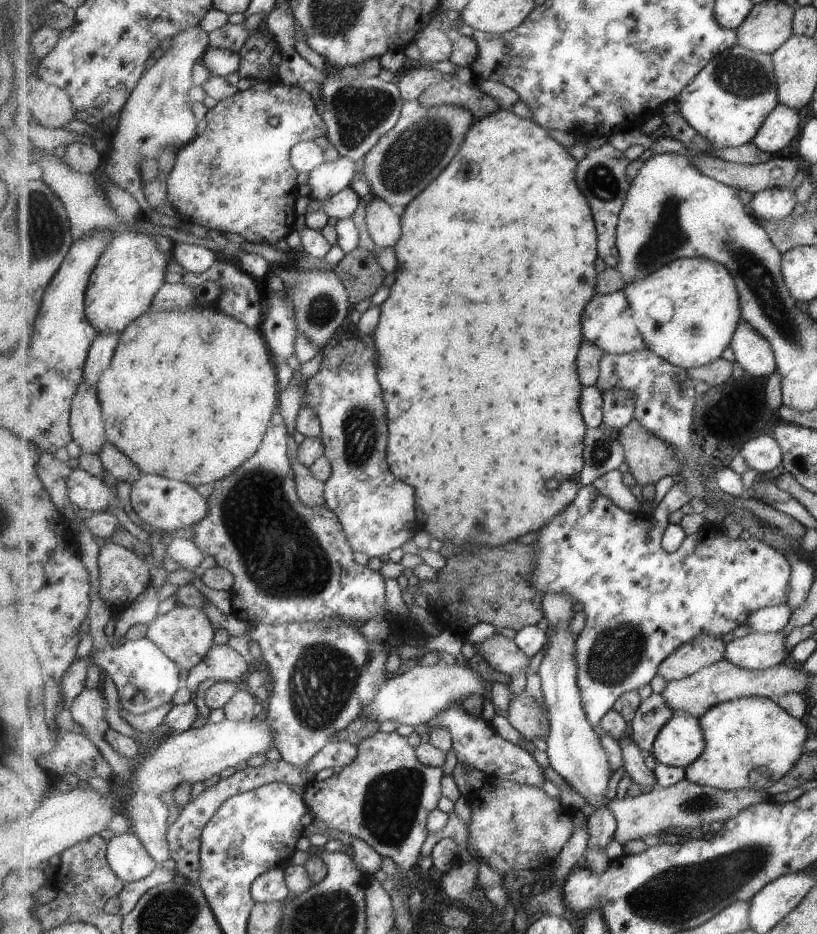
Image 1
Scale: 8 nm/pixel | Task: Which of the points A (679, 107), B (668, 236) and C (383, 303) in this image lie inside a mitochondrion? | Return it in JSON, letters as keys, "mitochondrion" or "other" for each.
{"A":"other","B":"mitochondrion","C":"other"}

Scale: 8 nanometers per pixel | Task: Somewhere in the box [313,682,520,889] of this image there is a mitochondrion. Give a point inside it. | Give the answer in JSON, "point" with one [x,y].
{"point":[390,803]}

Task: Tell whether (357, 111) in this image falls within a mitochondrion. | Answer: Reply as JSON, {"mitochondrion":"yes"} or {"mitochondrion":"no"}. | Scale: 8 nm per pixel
{"mitochondrion":"yes"}

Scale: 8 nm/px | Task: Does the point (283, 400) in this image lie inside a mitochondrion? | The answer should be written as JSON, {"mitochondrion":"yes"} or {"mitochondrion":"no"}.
{"mitochondrion":"no"}

